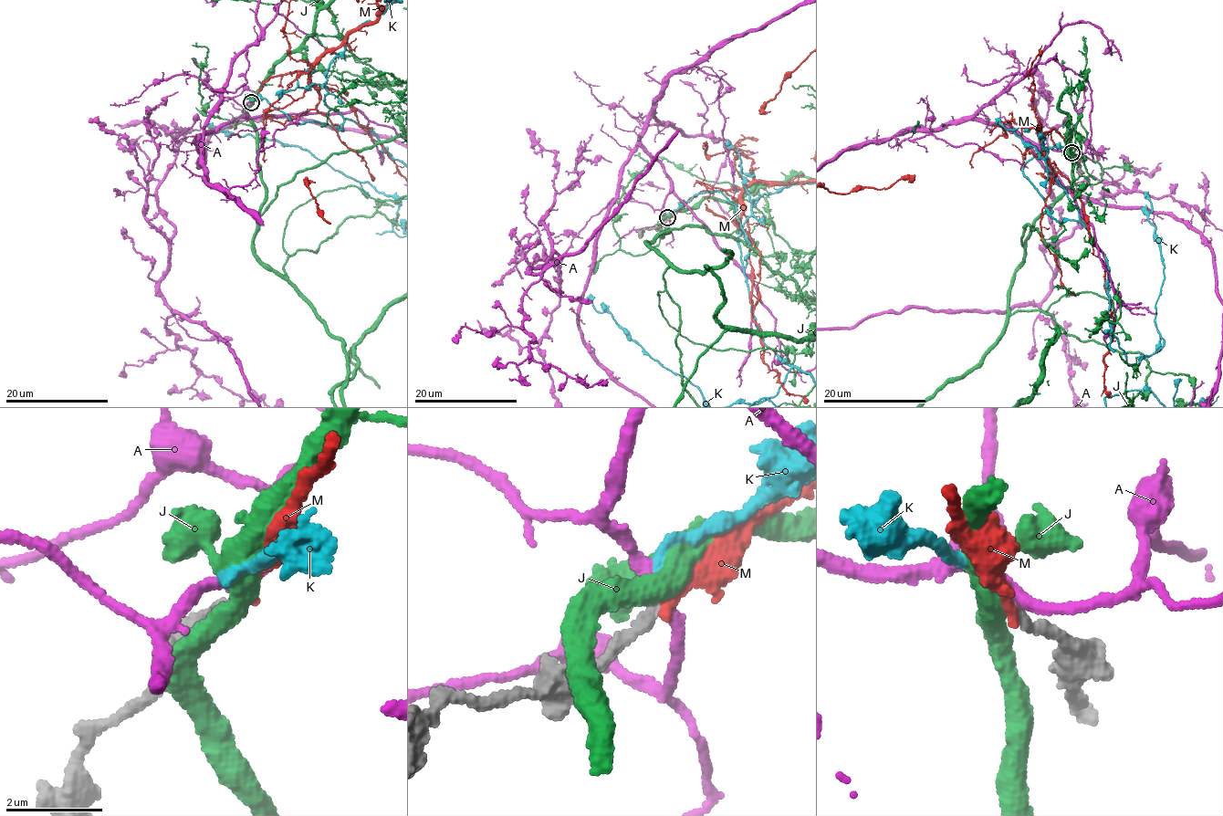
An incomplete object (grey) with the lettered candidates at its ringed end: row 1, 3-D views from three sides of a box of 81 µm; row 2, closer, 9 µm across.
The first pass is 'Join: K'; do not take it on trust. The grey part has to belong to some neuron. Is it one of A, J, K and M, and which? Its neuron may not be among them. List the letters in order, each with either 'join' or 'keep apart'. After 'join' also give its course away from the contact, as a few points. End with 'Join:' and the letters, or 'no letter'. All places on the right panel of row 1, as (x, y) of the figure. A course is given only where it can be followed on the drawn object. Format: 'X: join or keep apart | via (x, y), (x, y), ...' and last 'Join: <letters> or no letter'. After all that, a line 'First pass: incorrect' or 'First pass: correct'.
A: keep apart
J: keep apart
K: join
M: keep apart
Join: K
First pass: correct

